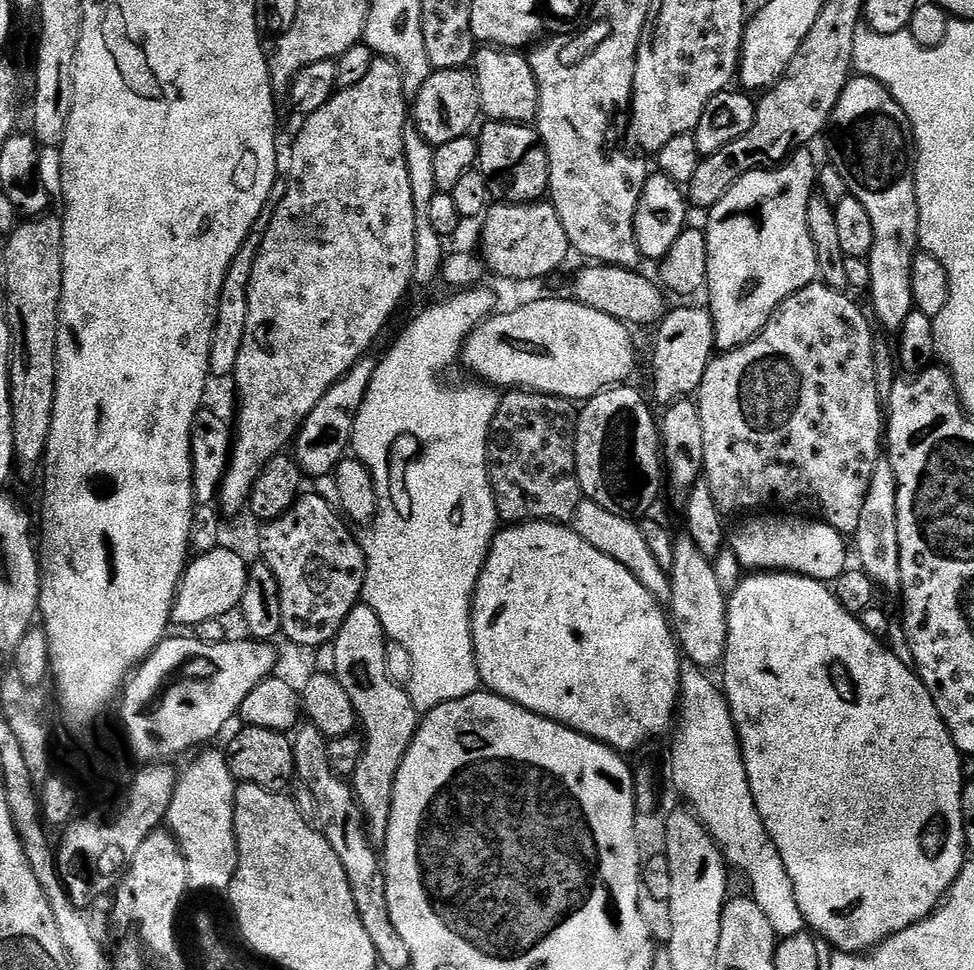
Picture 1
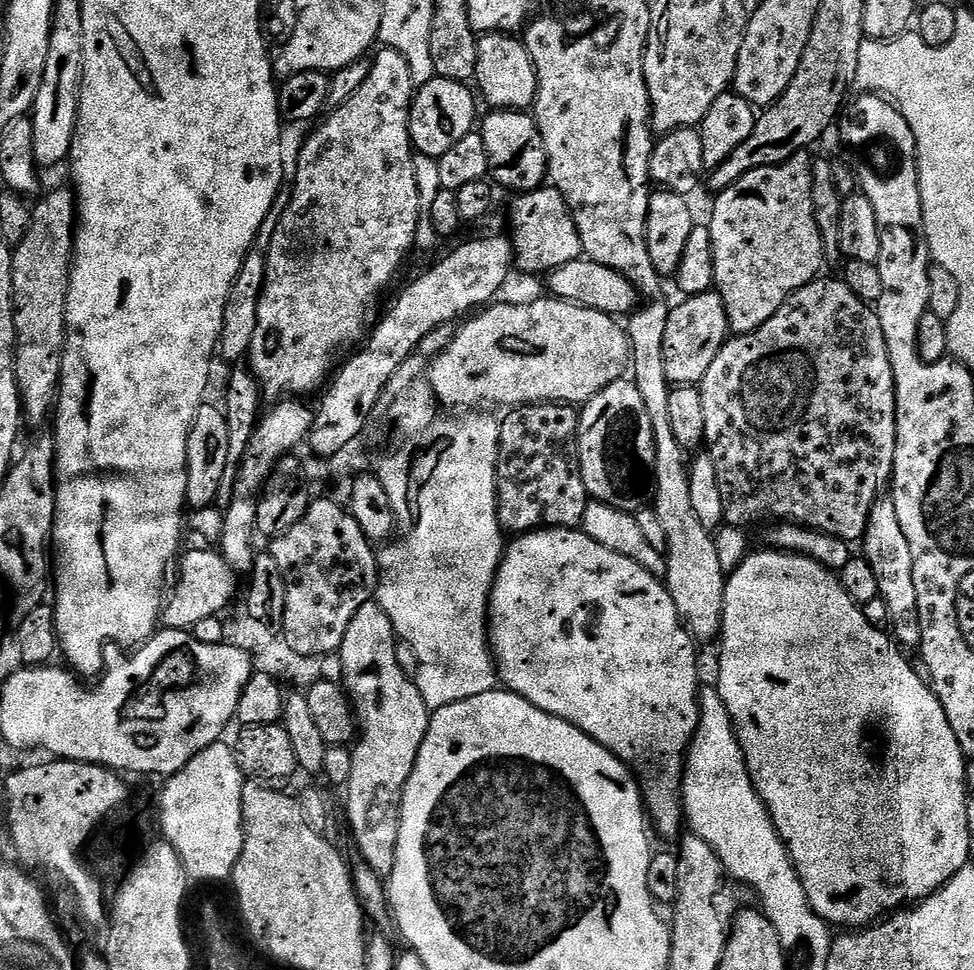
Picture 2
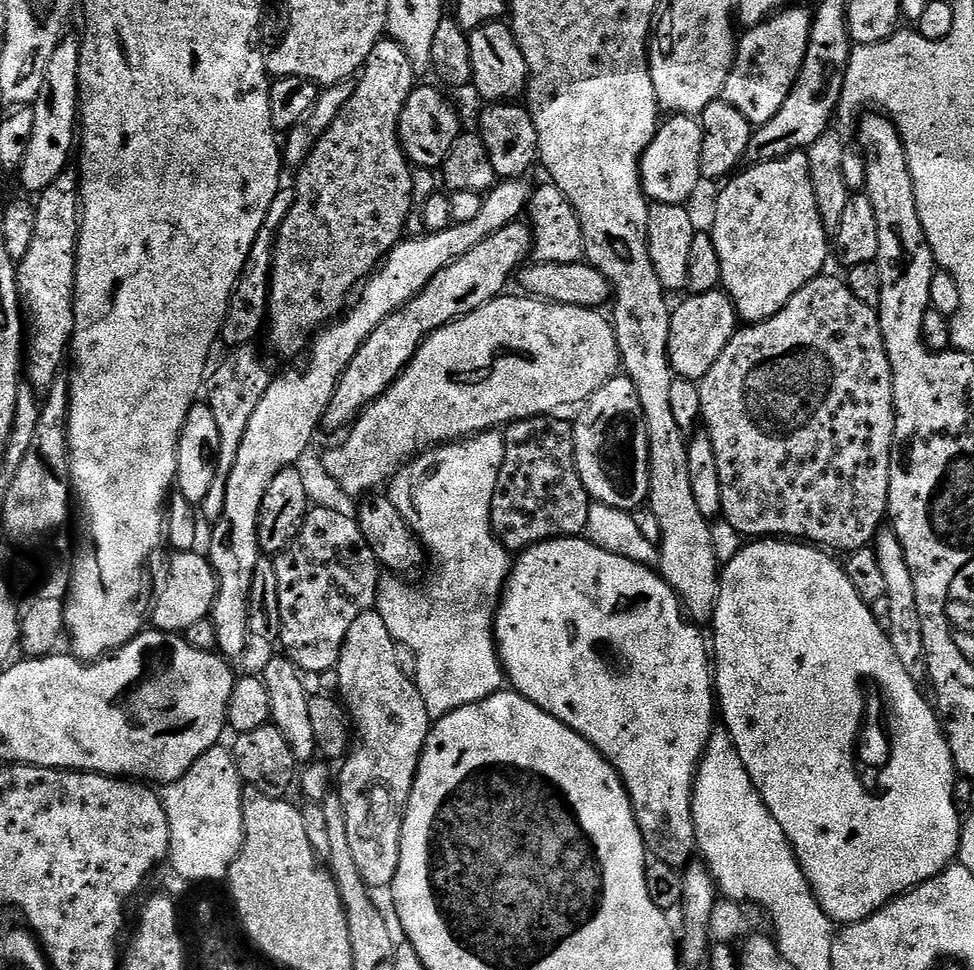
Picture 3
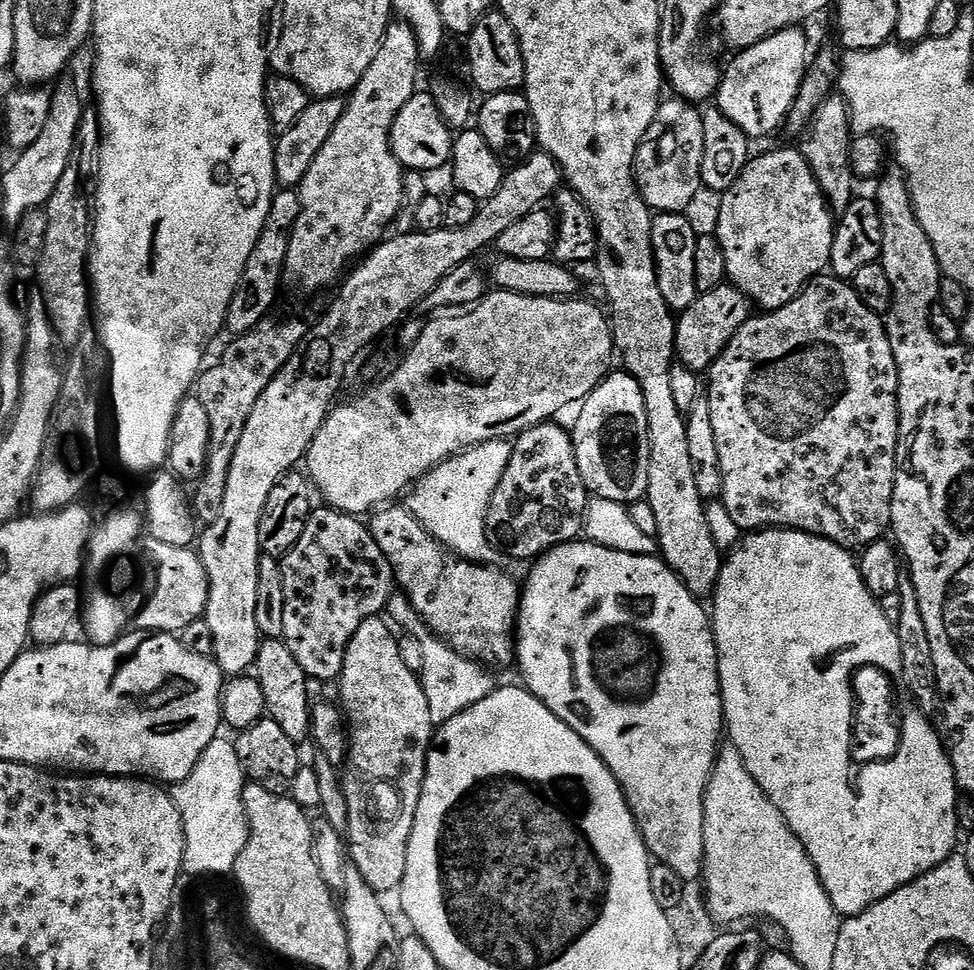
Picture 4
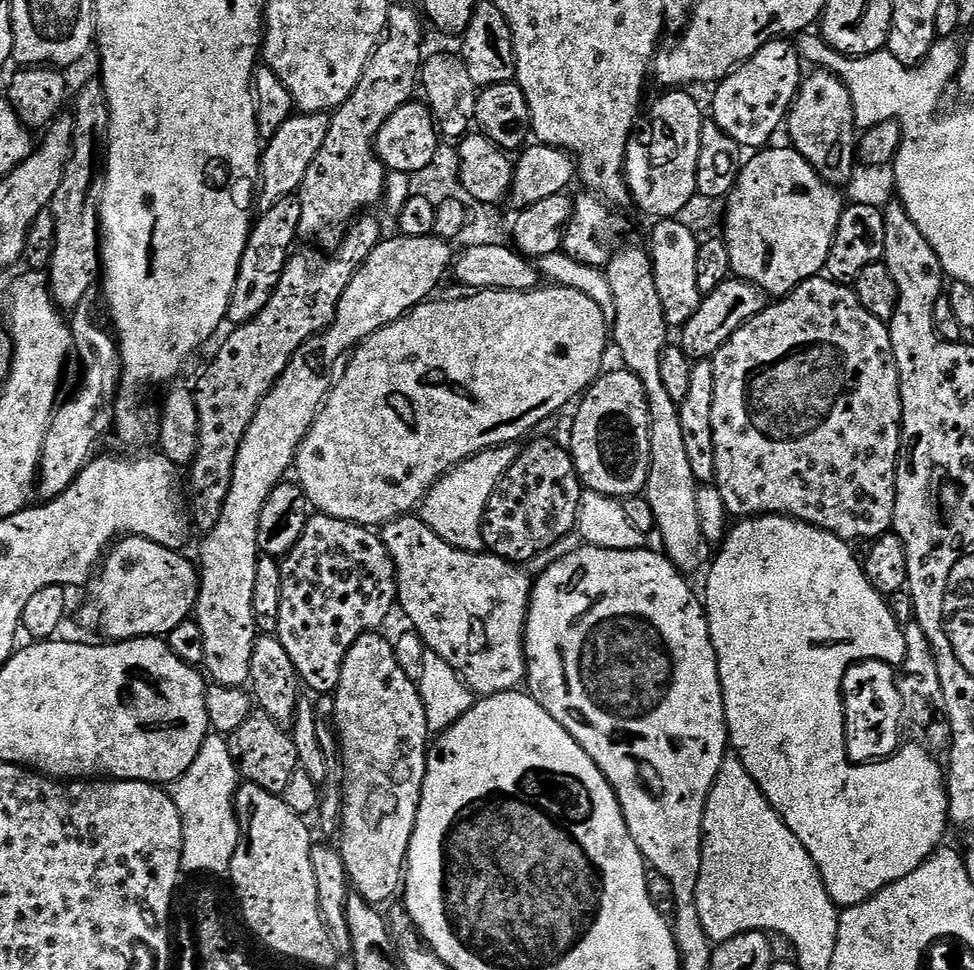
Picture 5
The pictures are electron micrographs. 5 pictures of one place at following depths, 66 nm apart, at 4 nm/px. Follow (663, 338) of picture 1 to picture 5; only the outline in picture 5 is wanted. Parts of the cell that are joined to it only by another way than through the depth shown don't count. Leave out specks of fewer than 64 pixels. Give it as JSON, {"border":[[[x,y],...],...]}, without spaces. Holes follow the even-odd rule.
{"border":[[[729,278],[726,282],[722,282],[722,286],[718,286],[718,290],[707,293],[701,299],[698,310],[694,310],[694,314],[690,314],[690,322],[686,322],[684,327],[679,329],[678,336],[680,336],[680,340],[678,340],[678,347],[693,362],[707,360],[715,356],[716,351],[743,324],[759,314],[764,307],[766,307],[766,297],[761,288],[747,284],[745,280],[739,278]]]}

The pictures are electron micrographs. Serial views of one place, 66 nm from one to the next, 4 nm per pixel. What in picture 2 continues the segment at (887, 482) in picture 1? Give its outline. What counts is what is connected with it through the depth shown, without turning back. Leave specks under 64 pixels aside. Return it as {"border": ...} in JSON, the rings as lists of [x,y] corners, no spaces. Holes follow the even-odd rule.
{"border":[[[882,496],[871,508],[862,547],[863,559],[870,562],[874,574],[877,575],[880,599],[885,602],[888,611],[886,626],[893,641],[905,649],[919,647],[921,626],[917,614],[917,591],[913,586],[913,555],[910,554],[910,544],[902,533],[891,497]]]}

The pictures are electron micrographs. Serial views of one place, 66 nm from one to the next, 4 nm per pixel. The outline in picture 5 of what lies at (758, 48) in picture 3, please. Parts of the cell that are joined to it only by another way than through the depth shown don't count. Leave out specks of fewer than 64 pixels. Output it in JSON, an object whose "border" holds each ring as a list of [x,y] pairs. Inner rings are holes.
{"border":[[[787,39],[772,40],[762,46],[746,63],[738,65],[715,85],[711,123],[730,134],[730,138],[734,138],[734,142],[739,144],[741,149],[763,149],[779,128],[781,131],[788,118],[788,109],[800,92],[800,64],[802,65],[802,57],[796,51],[795,43]]]}

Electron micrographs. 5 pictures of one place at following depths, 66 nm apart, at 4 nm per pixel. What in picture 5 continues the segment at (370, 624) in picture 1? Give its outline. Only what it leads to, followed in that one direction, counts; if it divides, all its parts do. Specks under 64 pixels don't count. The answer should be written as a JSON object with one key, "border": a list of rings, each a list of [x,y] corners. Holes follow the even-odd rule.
{"border":[[[379,631],[362,634],[354,642],[354,646],[350,646],[342,662],[342,674],[334,693],[334,732],[338,737],[339,758],[345,772],[338,825],[338,851],[349,885],[367,904],[384,906],[402,888],[408,862],[408,847],[414,834],[420,805],[420,791],[426,778],[430,733],[417,681],[411,680],[406,670],[398,666],[393,641],[380,635]]]}

